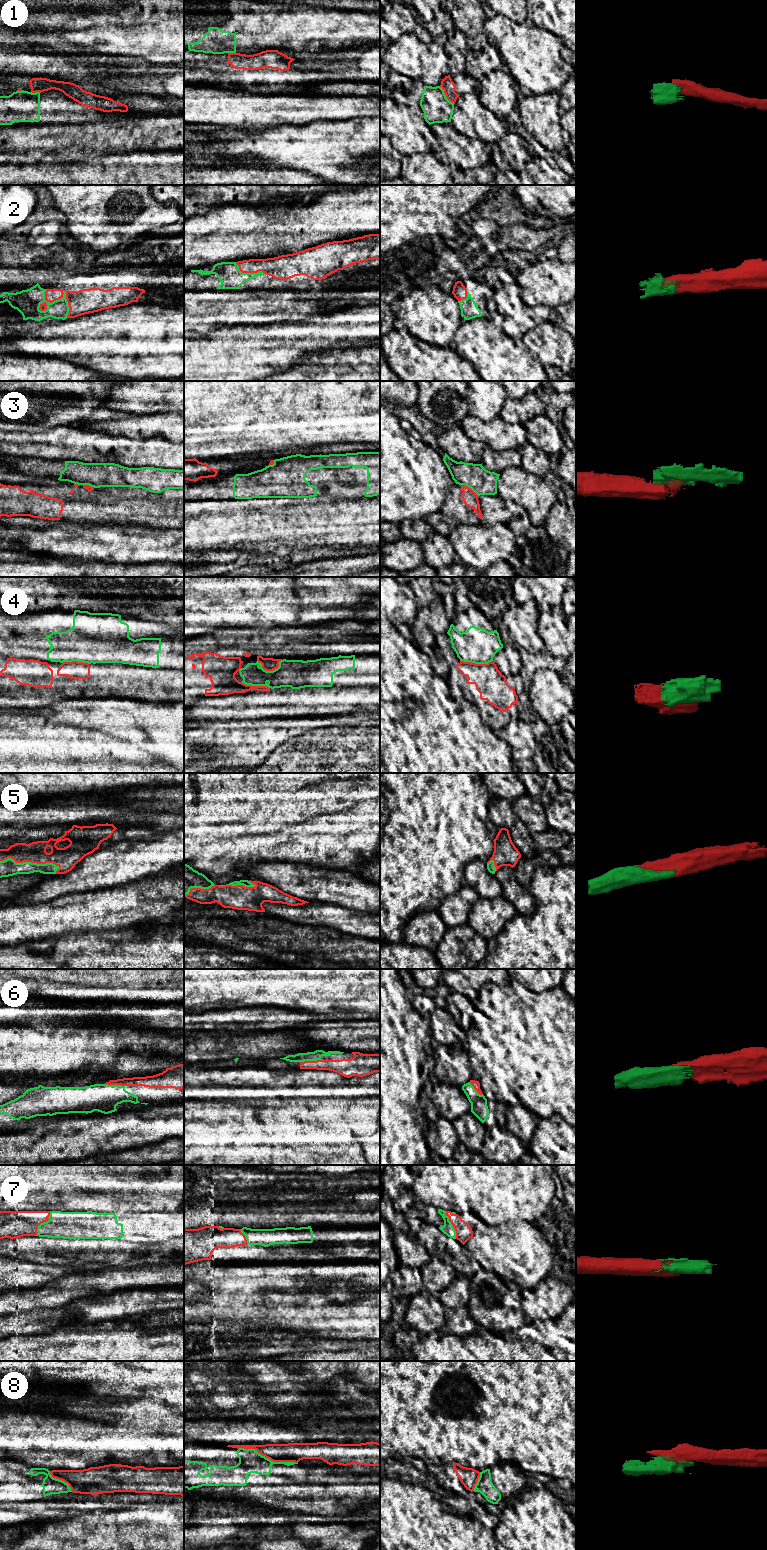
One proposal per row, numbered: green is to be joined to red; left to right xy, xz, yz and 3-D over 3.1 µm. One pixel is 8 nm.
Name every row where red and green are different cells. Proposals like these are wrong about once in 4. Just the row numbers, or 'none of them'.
1, 3, 4, 8

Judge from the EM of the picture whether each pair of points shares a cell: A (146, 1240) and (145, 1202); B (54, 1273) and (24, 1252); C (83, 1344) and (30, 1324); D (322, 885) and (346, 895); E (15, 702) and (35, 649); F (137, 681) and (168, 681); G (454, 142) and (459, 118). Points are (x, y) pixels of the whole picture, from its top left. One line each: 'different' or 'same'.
A: same
B: different
C: different
D: same
E: different
F: same
G: different

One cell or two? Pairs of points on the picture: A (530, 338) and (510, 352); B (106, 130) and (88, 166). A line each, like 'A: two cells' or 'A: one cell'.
A: two cells
B: two cells

